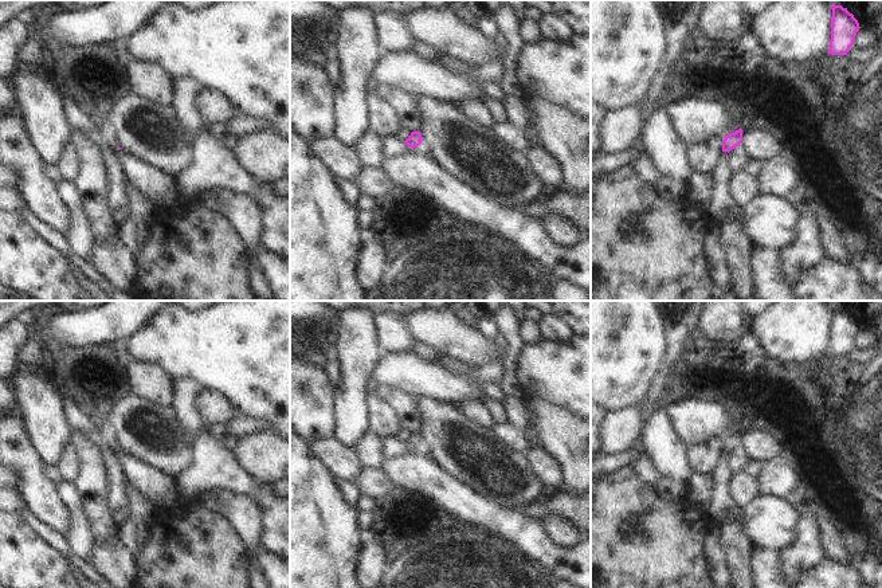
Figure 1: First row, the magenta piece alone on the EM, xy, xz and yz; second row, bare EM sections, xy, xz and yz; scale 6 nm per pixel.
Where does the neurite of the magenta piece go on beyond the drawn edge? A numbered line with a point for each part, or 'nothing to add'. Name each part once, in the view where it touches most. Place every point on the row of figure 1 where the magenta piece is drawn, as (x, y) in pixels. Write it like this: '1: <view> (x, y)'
nothing to add

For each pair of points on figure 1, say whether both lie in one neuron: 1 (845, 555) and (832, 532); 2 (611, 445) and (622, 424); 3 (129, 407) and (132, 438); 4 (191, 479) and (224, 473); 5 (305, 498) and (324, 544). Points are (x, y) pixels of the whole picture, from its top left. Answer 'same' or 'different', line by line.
1: same
2: same
3: same
4: same
5: same

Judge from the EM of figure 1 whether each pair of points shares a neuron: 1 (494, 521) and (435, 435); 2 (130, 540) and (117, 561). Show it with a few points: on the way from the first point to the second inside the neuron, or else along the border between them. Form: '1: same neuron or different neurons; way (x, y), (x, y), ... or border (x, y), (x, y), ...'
1: different neurons; border (445, 471), (500, 504)
2: different neurons; border (118, 537), (133, 557)

